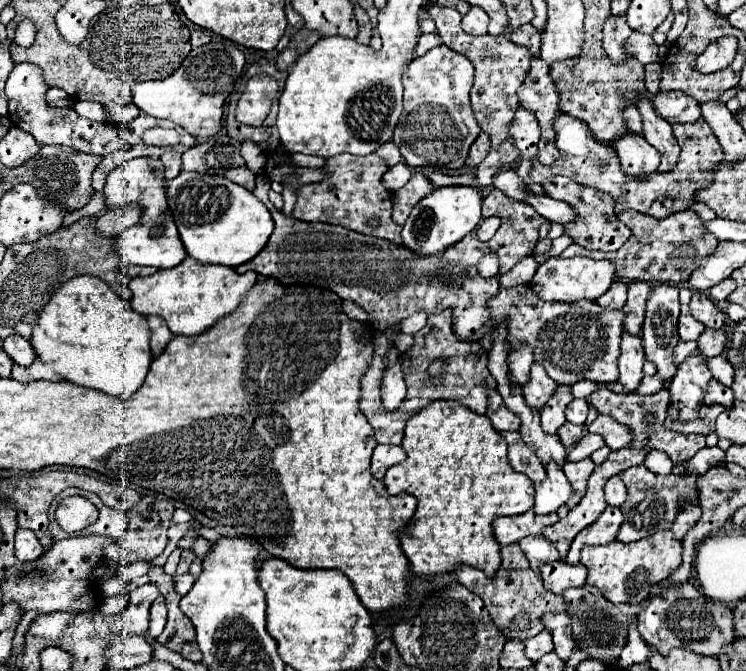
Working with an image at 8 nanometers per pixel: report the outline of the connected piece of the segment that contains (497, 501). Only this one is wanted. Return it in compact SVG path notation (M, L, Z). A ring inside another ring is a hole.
M433 401L407 421L401 447L407 453L407 459L393 465L385 473L383 483L391 495L409 493L417 497L417 511L407 525L407 533L401 533L403 551L411 561L413 573L431 579L435 575L453 573L459 565L469 565L481 569L487 577L495 577L501 565L501 545L495 541L493 521L501 515L529 511L535 495L531 479L509 465L505 439L491 427L491 421L485 415L477 415L457 401Z

